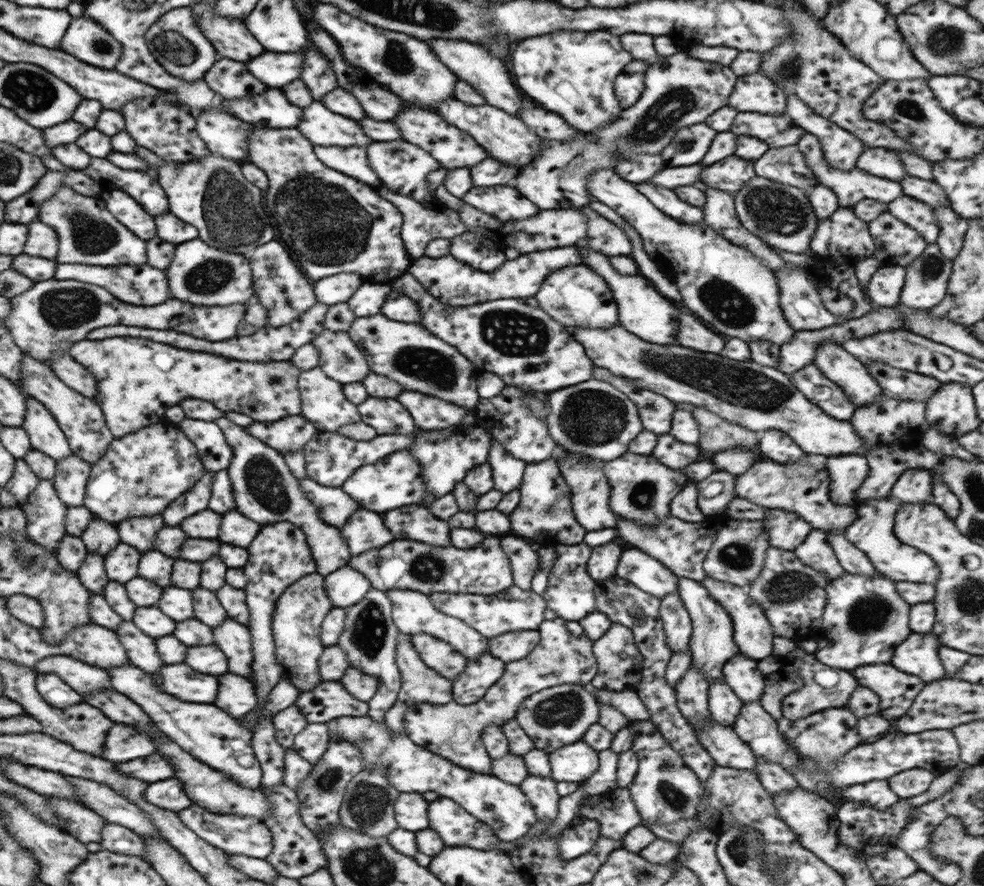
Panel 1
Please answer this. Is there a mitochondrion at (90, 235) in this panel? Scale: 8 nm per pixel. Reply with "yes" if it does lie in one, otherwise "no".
yes

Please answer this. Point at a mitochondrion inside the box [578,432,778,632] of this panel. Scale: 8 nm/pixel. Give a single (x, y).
(643, 497)

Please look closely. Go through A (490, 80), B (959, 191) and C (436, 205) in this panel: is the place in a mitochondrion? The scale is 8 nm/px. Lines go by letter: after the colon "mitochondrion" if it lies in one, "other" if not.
A: other
B: other
C: other

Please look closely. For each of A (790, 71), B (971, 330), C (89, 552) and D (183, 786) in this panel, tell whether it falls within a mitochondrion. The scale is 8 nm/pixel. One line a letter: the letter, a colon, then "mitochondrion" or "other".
A: mitochondrion
B: other
C: other
D: other

